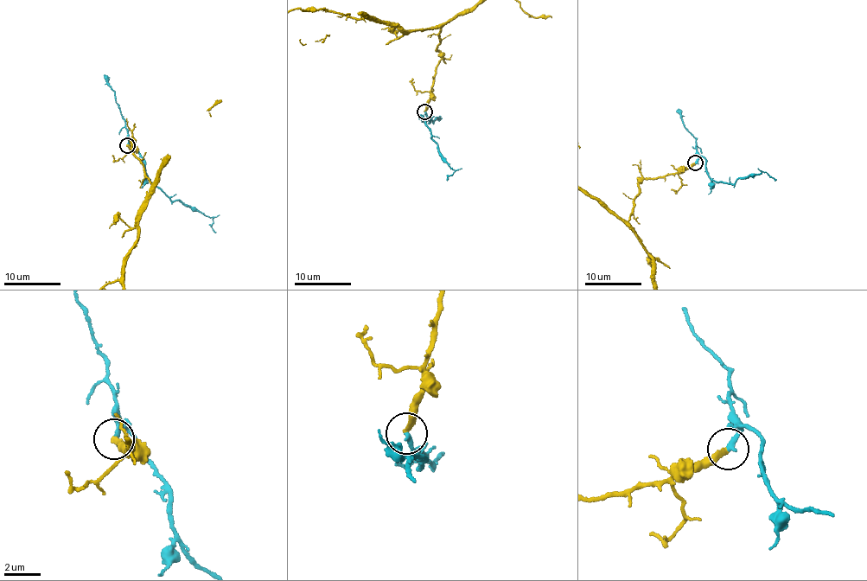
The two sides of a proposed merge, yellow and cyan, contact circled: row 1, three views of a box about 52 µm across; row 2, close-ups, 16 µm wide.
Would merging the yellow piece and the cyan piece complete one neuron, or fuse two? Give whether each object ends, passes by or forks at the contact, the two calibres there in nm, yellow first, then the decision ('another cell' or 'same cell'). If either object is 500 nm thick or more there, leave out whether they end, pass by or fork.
yellow ends; cyan ends; calibres 280 and 280 nm; same cell

